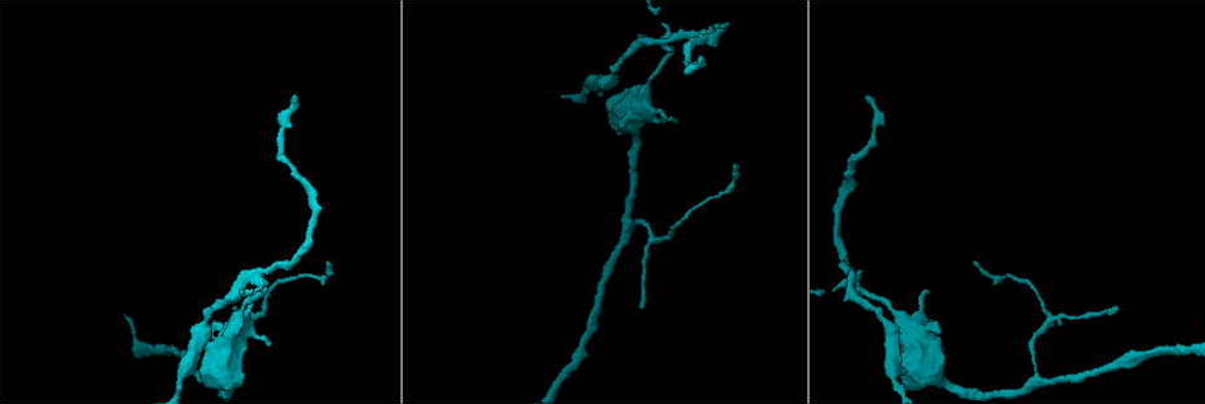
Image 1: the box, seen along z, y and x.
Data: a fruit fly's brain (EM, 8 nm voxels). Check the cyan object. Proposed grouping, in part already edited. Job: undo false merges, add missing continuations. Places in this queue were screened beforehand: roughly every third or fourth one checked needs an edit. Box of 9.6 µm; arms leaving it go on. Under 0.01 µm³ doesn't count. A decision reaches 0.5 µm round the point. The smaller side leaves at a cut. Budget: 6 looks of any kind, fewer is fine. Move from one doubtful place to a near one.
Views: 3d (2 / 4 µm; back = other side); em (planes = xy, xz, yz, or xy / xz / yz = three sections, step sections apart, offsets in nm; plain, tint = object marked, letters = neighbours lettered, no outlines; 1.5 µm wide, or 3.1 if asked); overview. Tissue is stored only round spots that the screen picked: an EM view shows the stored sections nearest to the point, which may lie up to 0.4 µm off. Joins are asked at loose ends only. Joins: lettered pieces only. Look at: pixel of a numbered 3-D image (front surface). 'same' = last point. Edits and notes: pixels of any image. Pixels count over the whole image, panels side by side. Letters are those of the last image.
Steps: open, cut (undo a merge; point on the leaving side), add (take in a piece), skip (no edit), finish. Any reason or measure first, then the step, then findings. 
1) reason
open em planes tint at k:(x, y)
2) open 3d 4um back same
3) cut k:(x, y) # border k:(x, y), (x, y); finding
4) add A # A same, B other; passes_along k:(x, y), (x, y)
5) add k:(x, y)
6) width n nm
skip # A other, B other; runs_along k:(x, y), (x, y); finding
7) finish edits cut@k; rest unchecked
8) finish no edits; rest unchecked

branch stops here
open em planes letters at 1:(867, 96)

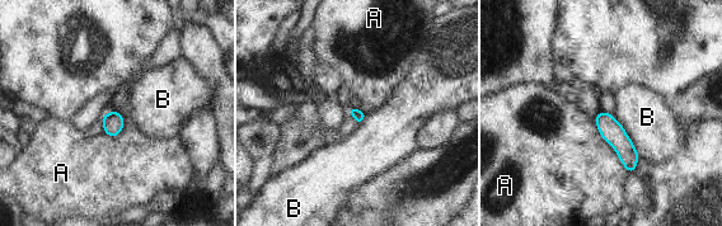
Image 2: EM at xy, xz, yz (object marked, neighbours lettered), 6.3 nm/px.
longest_contact A 400 nm
skip # A other, B other; none of them fits

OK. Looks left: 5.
arms part here
open em planes letters at 1:(258, 278)

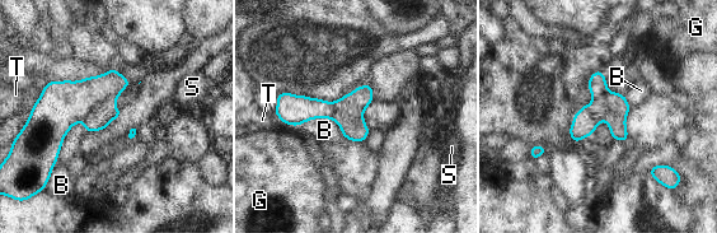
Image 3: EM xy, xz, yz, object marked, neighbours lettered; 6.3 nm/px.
cut 3:(61, 105) # B other, G other, S other, T other; border 3:(113, 102), (94, 106), (81, 120); a second neuron is stuck on

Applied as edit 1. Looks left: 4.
open overview

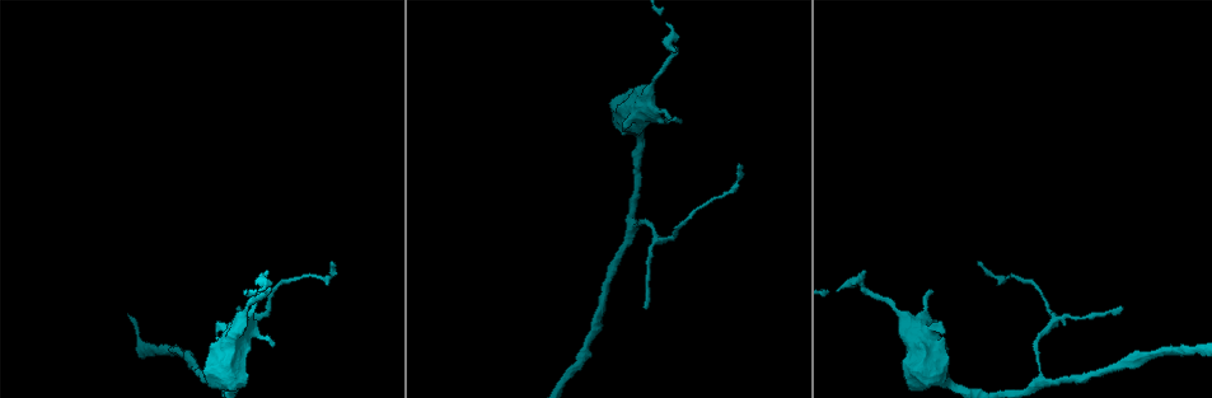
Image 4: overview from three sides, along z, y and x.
tapers out
open em planes letters at 4:(238, 305)

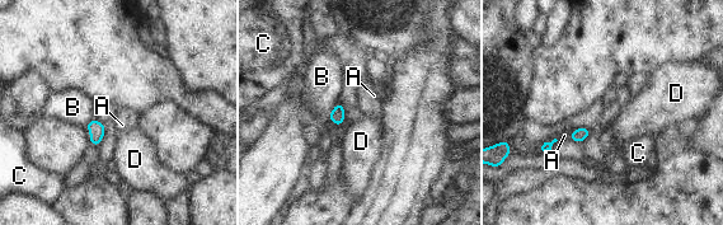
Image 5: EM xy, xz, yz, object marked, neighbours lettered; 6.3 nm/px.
width 90 nm
skip # A other, B other, C other, D other; border 5:(338, 101), (327, 117); none of them fits

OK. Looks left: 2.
finish edits cut@3; rest unchecked

